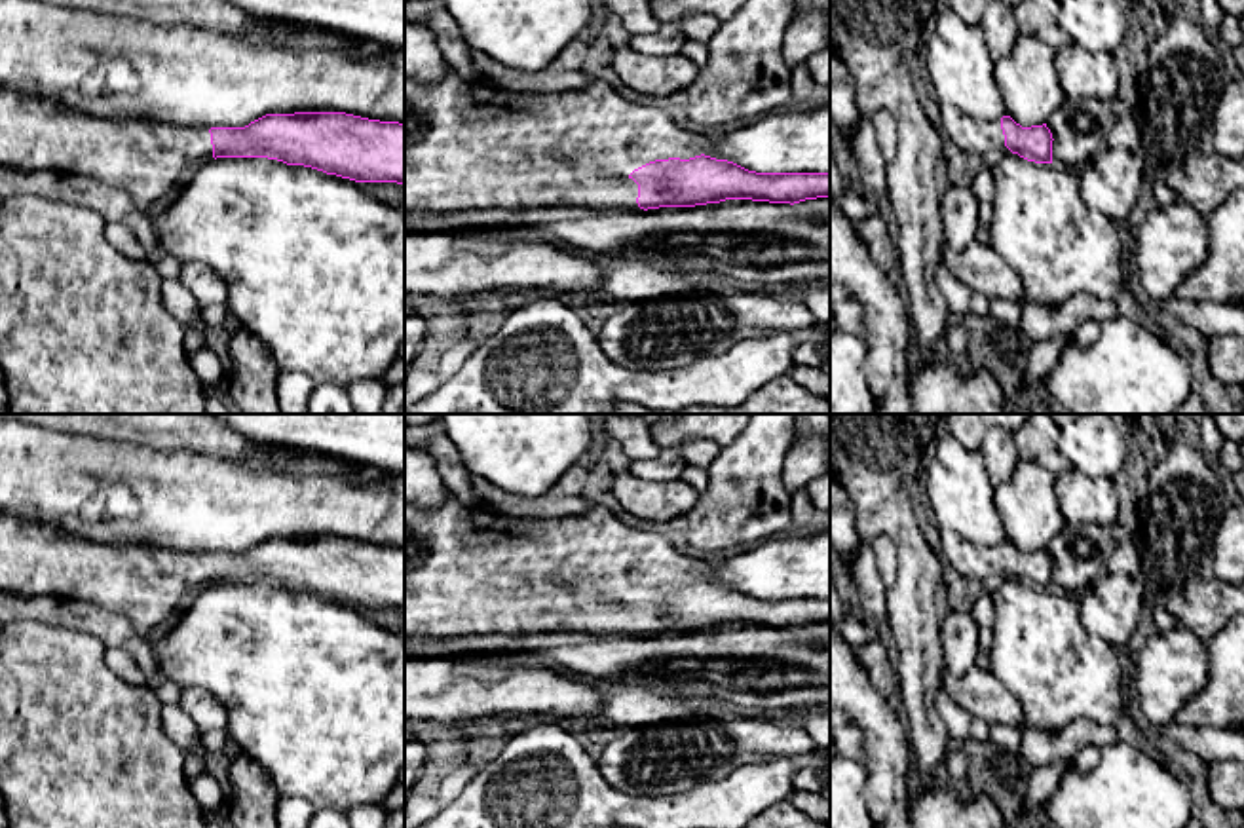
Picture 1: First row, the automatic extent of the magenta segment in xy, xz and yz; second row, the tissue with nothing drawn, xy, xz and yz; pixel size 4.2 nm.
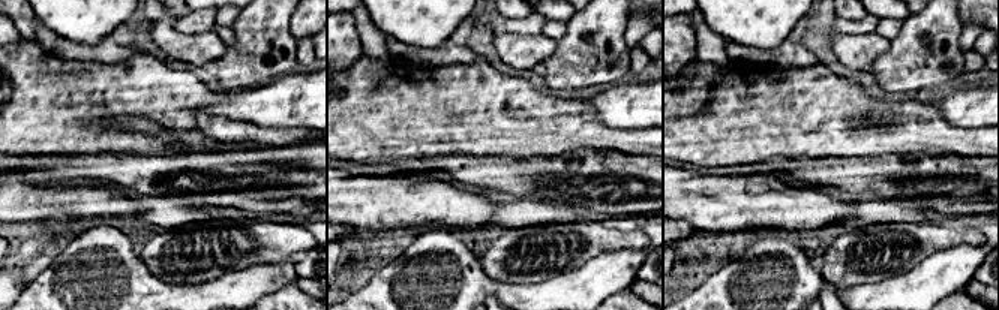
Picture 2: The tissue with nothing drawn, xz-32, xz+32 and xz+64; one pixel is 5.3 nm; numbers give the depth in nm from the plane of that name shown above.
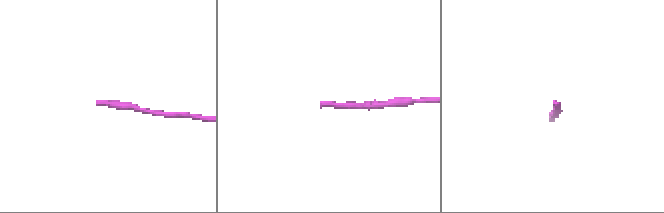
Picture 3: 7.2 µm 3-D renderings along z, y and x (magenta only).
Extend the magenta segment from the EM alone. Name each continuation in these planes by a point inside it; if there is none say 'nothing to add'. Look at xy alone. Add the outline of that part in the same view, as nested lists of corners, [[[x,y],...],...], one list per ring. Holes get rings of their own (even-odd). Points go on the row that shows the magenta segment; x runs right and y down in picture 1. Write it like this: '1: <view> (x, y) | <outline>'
1: xy (149, 160) | [[[0,89],[0,167],[80,175],[123,190],[142,211],[160,209],[203,163],[215,160],[209,129],[144,118],[99,118],[59,101]]]

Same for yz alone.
1: yz (979, 137) | [[[940,104],[940,120],[952,141],[965,152],[988,160],[991,154],[1012,154],[1005,146],[1001,120],[976,120],[952,104]]]

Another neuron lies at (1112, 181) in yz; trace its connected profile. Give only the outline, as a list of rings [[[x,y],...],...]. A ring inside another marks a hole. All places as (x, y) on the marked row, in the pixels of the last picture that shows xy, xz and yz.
[[[1103,146],[1077,169],[1081,199],[1092,213],[1103,213],[1121,224],[1140,201],[1145,169],[1140,152]]]

